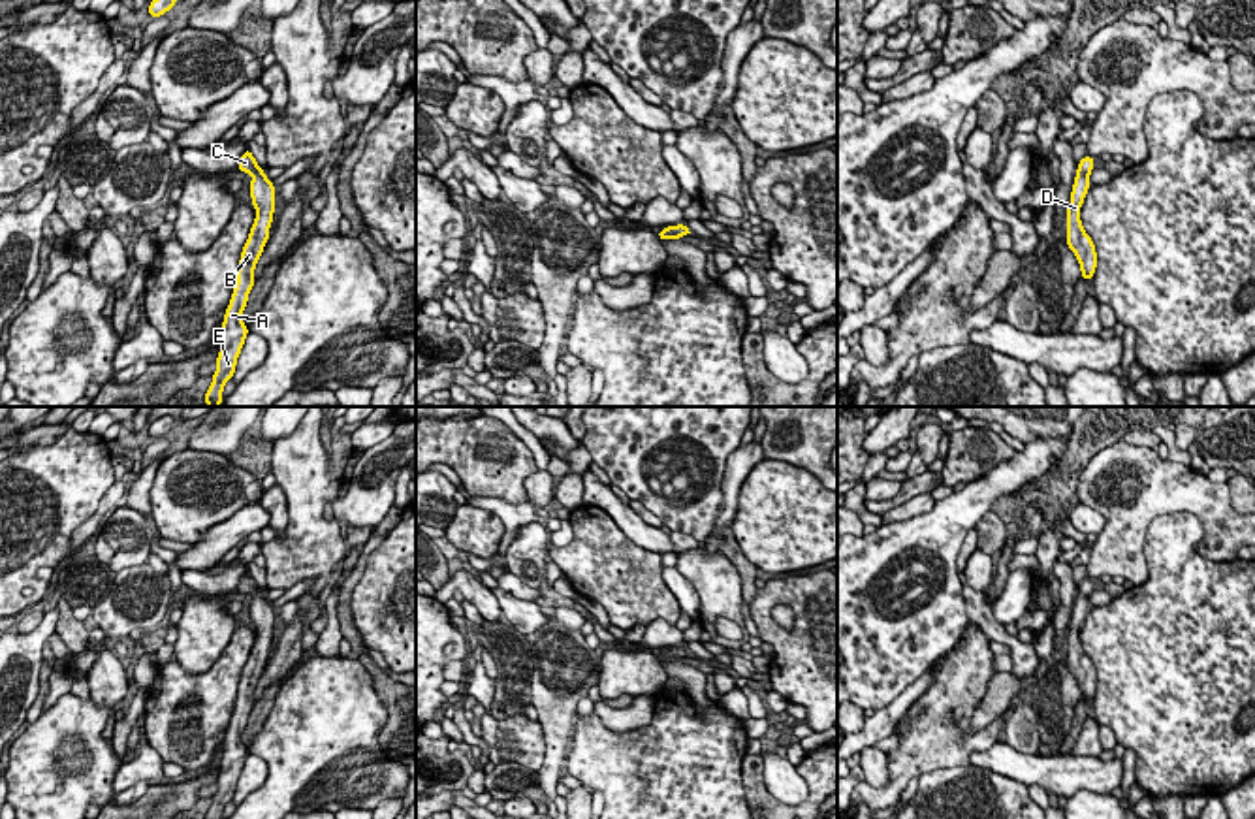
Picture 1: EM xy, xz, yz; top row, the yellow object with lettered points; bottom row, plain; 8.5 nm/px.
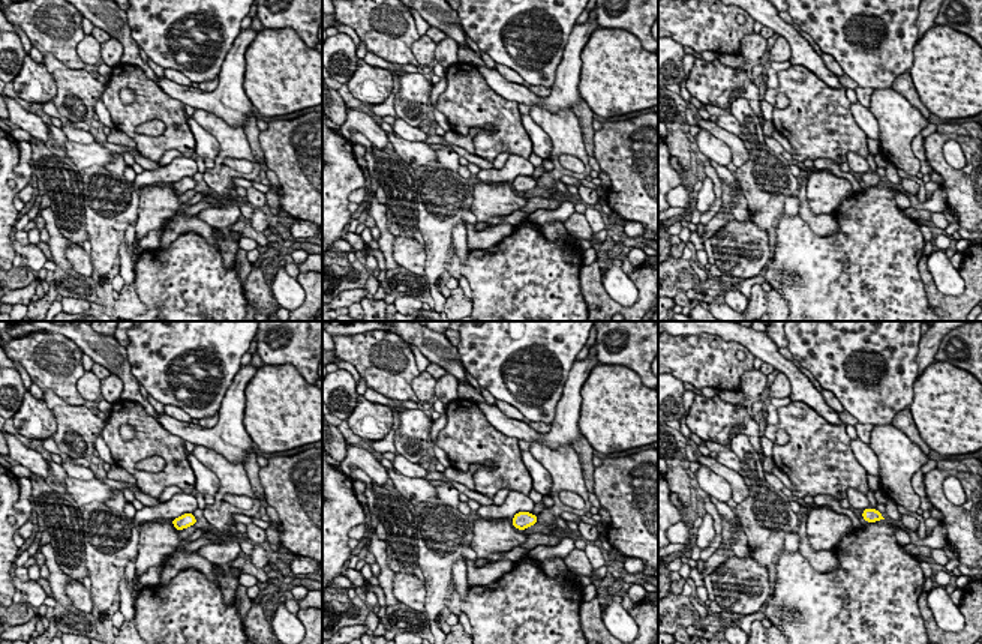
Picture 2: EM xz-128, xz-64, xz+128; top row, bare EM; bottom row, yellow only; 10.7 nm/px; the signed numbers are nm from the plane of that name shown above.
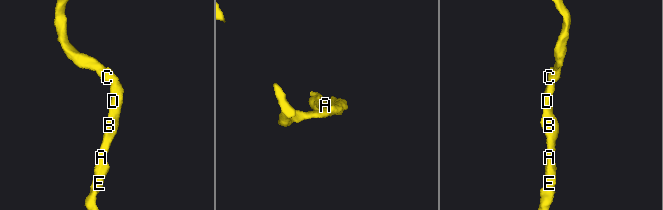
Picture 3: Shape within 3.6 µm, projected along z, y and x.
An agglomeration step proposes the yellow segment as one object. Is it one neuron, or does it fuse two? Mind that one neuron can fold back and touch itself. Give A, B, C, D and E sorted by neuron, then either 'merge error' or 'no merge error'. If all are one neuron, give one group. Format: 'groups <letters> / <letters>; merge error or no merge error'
groups A B C D E; no merge error

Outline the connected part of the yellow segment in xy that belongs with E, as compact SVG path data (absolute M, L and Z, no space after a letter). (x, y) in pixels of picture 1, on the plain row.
M250 570L245 572L237 586L239 593L250 595L250 619L256 631L256 640L250 650L248 661L243 666L237 704L222 744L220 774L216 779L216 793L205 819L222 819L224 806L233 800L237 779L248 757L248 749L241 742L246 729L248 715L254 708L254 691L269 661L269 650L275 634L275 608L258 587Z

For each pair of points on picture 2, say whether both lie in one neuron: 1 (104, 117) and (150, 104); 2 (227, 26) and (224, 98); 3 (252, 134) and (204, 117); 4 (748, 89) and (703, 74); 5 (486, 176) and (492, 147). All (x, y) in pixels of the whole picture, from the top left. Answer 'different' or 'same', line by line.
1: different
2: different
3: different
4: same
5: different

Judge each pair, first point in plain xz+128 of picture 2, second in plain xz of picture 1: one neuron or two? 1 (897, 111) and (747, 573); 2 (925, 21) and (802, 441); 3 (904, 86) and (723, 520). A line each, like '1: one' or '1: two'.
1: two
2: two
3: two

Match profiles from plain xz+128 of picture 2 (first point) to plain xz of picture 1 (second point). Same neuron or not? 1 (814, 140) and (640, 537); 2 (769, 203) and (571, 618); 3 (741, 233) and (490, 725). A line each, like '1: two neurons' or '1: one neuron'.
1: two neurons
2: two neurons
3: two neurons

